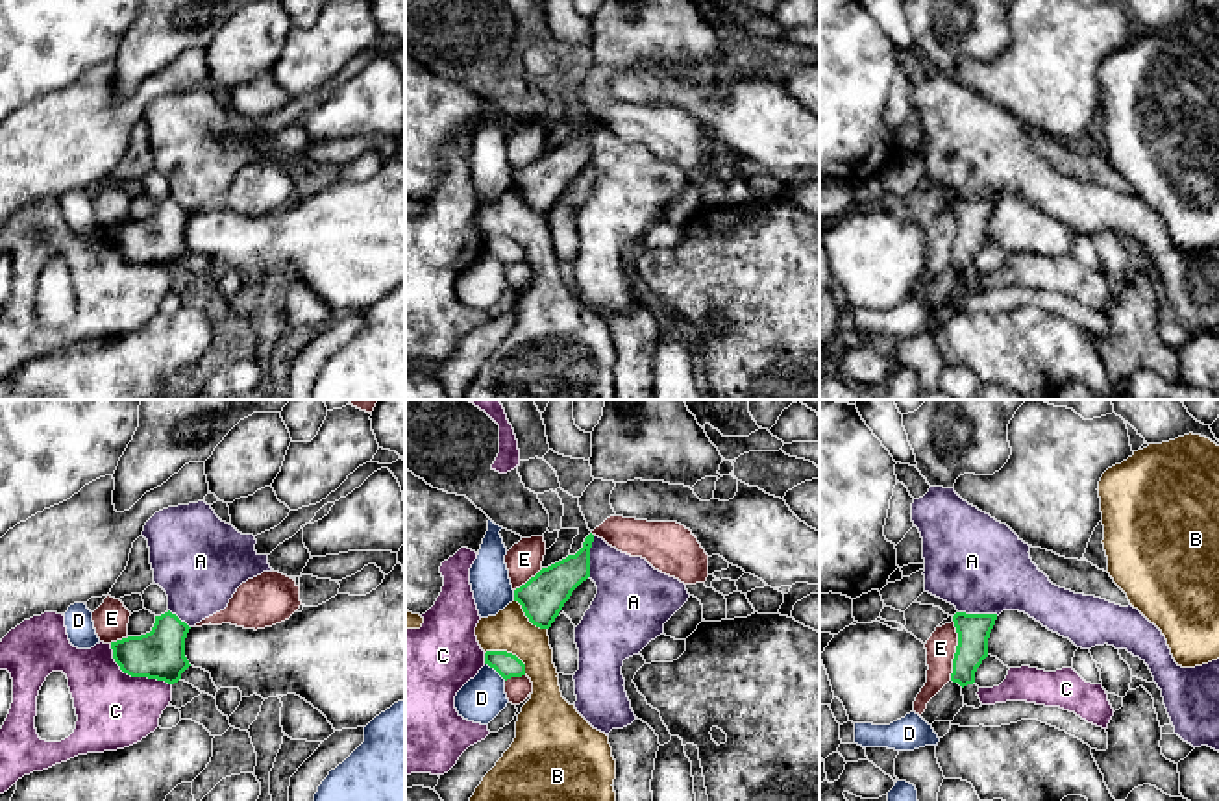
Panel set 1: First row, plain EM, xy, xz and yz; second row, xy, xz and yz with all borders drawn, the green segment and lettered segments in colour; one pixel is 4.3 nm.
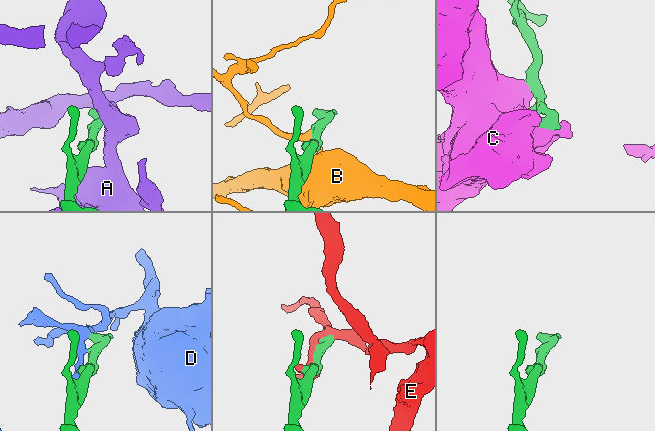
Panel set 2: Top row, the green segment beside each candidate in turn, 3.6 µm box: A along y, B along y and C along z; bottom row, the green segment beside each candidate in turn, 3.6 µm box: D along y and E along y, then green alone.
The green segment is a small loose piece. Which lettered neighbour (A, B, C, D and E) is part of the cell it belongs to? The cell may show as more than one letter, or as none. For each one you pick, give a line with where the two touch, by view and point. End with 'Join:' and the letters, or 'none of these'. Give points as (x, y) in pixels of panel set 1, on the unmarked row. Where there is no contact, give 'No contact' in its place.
Join: none of these

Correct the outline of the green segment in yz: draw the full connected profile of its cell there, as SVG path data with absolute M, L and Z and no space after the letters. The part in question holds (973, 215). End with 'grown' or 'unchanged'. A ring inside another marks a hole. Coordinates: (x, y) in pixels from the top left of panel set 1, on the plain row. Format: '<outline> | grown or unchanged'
M966 200L953 202L958 231L953 244L951 266L927 289L921 303L934 307L953 307L964 292L962 274L975 268L975 257L988 242L988 224L995 211L997 200Z | grown

